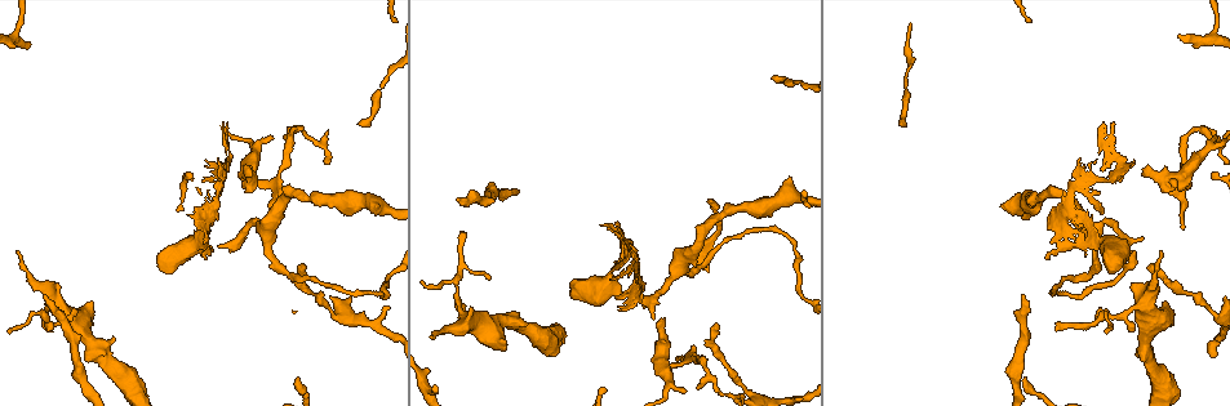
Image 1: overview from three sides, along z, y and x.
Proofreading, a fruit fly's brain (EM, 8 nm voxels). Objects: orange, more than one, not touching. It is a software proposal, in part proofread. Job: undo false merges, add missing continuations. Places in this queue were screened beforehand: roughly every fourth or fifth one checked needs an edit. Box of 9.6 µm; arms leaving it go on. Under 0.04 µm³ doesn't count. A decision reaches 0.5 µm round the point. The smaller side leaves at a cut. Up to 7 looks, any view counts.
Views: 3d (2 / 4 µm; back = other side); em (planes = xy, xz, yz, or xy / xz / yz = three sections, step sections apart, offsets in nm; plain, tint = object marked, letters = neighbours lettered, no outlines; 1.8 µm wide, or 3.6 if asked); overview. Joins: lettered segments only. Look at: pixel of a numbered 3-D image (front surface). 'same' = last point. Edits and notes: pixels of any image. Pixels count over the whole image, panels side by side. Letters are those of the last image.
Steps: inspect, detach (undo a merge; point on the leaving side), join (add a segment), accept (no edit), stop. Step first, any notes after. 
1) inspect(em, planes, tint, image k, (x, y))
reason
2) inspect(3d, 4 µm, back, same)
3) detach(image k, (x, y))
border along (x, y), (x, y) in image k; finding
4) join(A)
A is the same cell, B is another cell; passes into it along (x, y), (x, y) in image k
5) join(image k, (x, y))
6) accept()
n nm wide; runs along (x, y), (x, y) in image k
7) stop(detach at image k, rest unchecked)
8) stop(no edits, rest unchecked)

inspect(em, xz, step 16, plain, image 1, (463, 308))
thin end

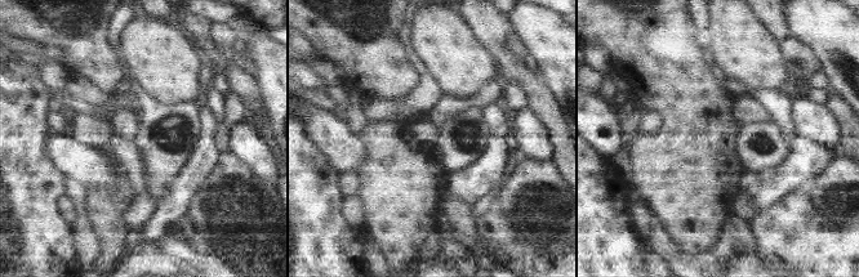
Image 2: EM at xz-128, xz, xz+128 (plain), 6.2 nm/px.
inspect(em, xz, step 16, letters, same)
what lies round it

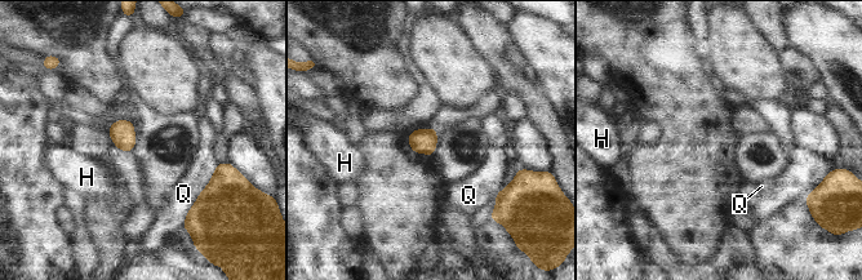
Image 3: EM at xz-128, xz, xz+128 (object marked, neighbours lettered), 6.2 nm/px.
accept()
100 nm wide; H and Q are other cells; border along (217, 163), (210, 181), (183, 221) in image 3; none of them fits

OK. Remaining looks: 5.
inspect(3d, 2 µm, image 1, (1150, 269))
an open end

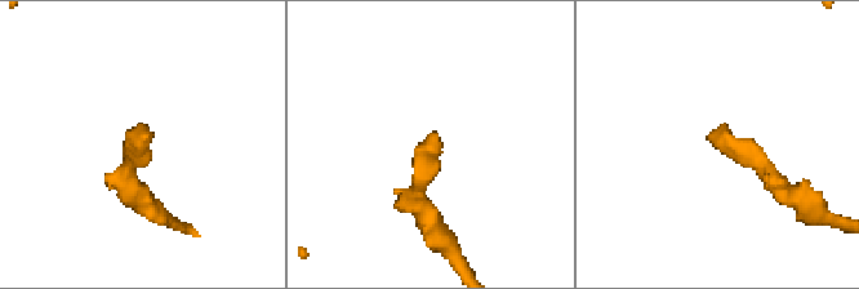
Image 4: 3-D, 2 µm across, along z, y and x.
inspect(em, planes, tint, image 4, (148, 137))
shape alone is not enough

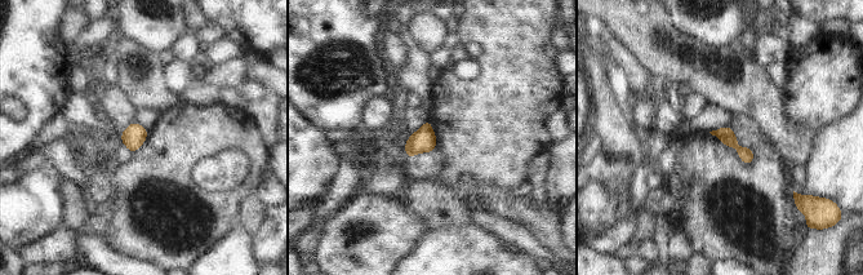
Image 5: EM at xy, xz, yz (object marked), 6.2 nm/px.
inspect(em, planes, letters, same)

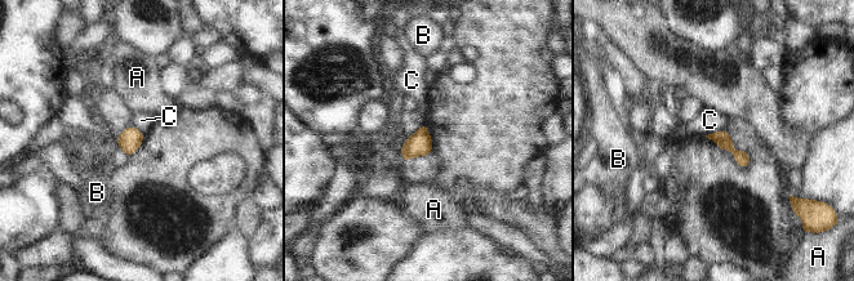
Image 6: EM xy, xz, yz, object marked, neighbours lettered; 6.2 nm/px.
accept()
100 nm wide; C touches over 150 nm; A, B and C are other cells; none of them fits

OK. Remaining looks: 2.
inspect(em, planes, tint, image 1, (428, 336))
free end

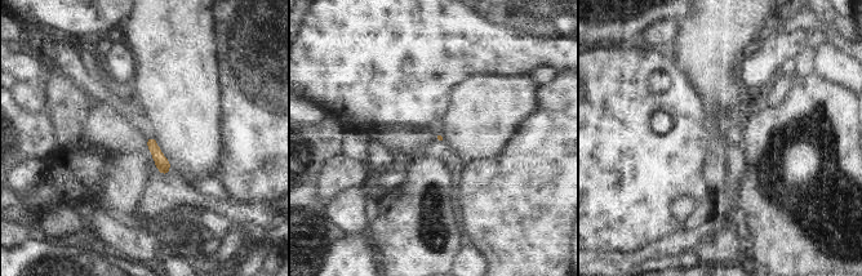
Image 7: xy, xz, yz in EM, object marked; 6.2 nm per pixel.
inspect(em, planes, letters, same)

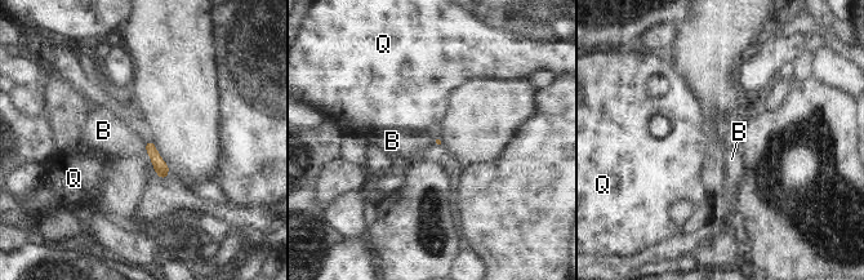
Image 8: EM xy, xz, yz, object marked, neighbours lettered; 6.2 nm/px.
accept()
B and Q are other cells; border along (147, 140), (143, 147) in image 8; none of them fits

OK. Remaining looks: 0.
stop(no edits, rest unchecked)

